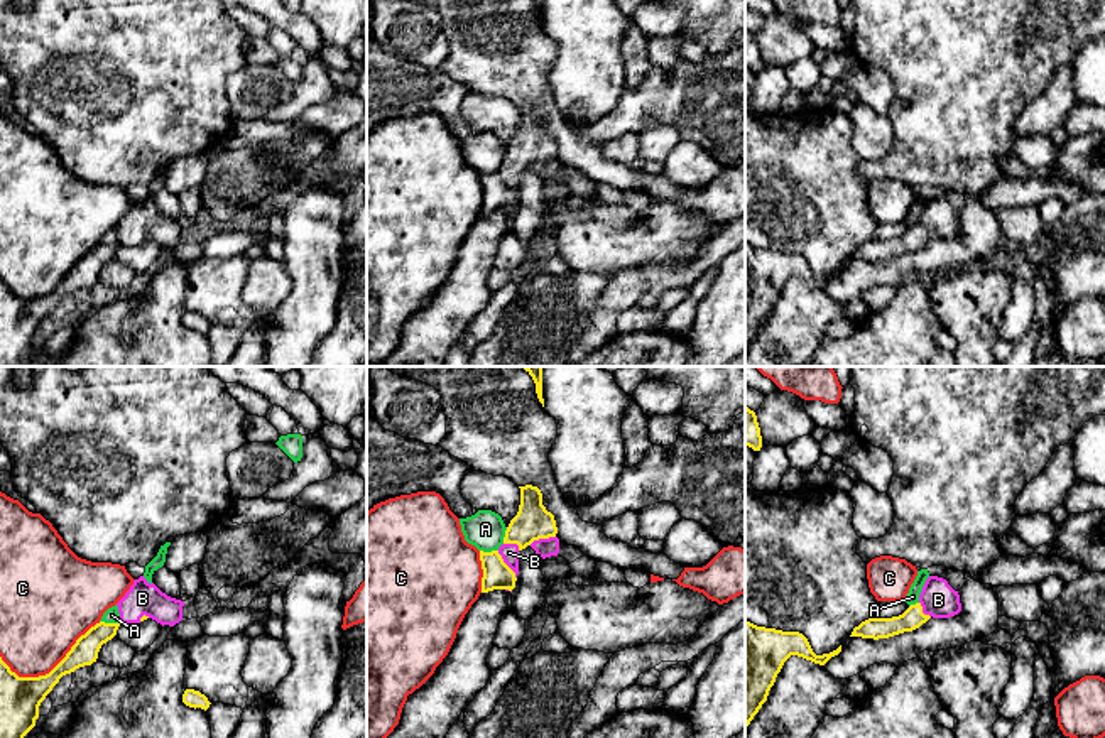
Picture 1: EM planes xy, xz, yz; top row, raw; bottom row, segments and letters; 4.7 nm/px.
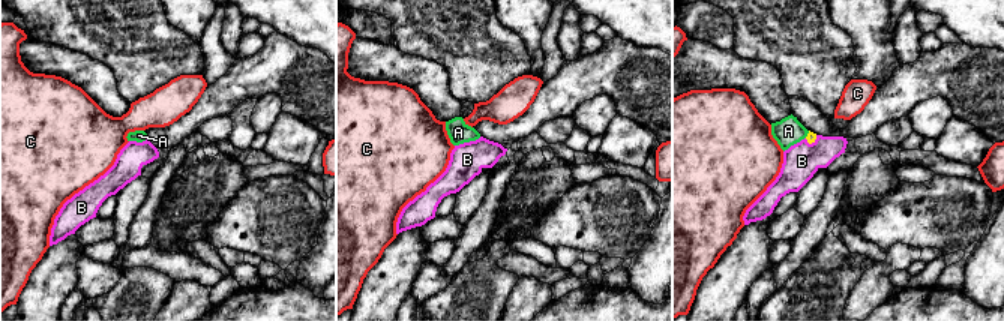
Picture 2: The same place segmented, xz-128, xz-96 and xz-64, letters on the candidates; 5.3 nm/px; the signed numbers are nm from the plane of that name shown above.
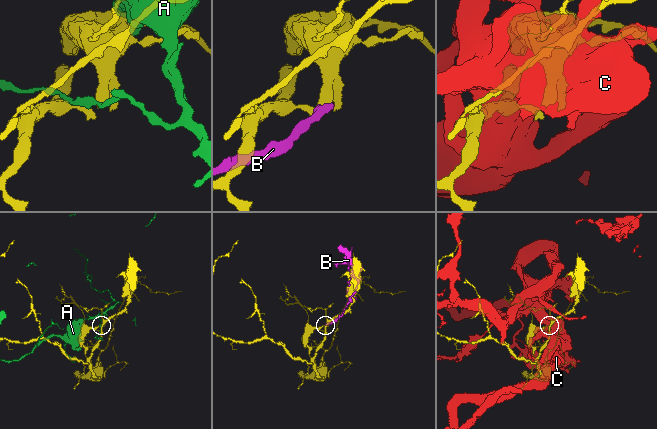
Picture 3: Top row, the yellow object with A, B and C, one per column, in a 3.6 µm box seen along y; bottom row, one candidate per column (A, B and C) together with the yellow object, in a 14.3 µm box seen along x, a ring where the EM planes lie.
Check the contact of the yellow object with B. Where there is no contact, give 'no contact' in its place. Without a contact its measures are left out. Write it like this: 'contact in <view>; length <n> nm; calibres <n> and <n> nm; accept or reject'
contact in xz; length 160 nm; calibres 140 and 90 nm; accept

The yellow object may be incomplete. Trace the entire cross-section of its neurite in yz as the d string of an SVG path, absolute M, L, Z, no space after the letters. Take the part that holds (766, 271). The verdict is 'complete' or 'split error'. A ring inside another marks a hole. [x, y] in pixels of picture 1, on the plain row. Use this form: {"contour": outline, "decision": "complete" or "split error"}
{"contour": "M745 241L745 351L767 323L777 296L791 277L825 287L840 274L841 267L830 275L816 277L803 255L757 248Z", "decision": "complete"}

